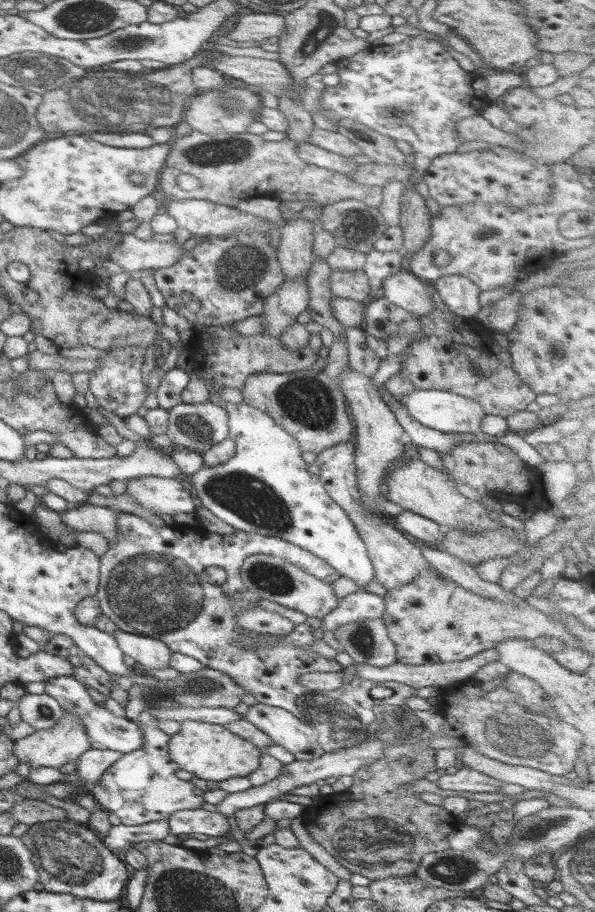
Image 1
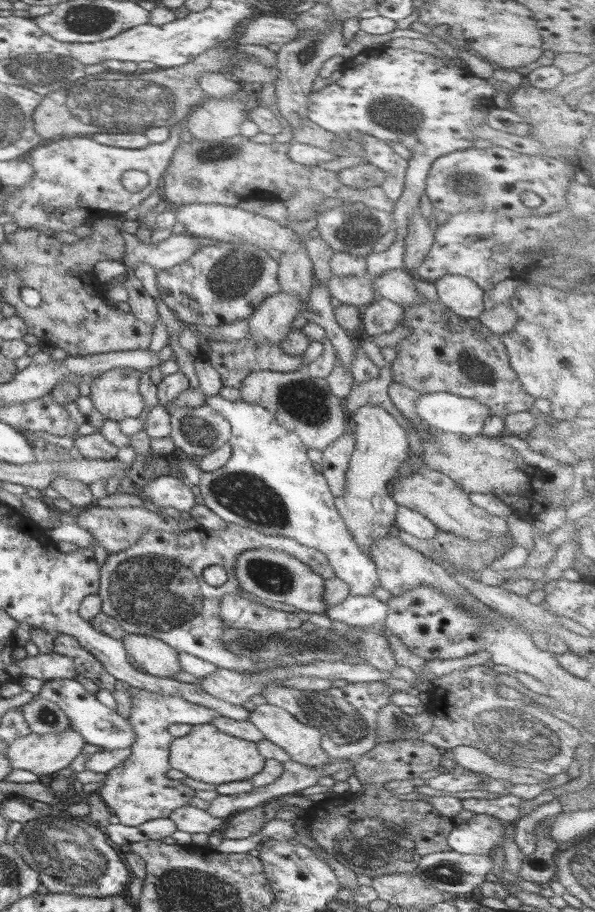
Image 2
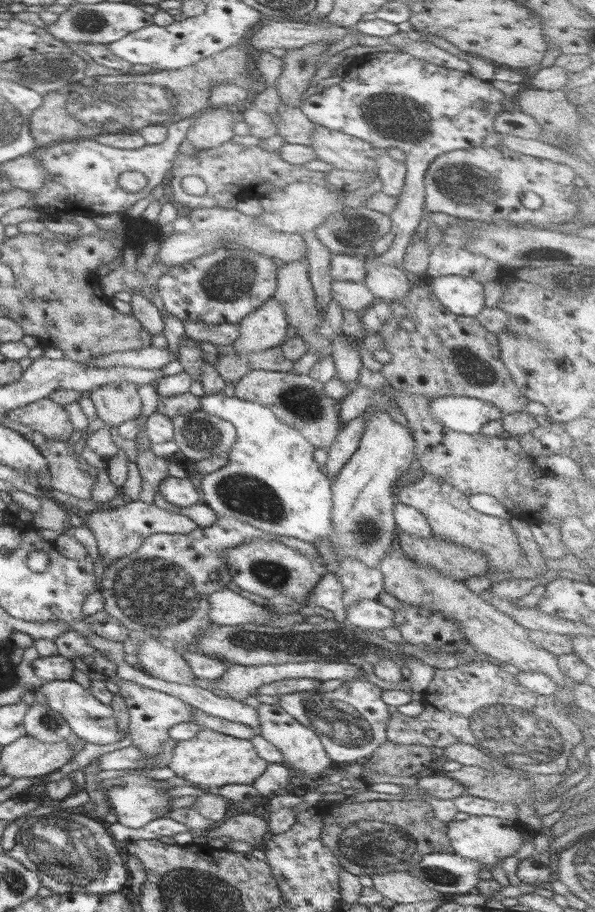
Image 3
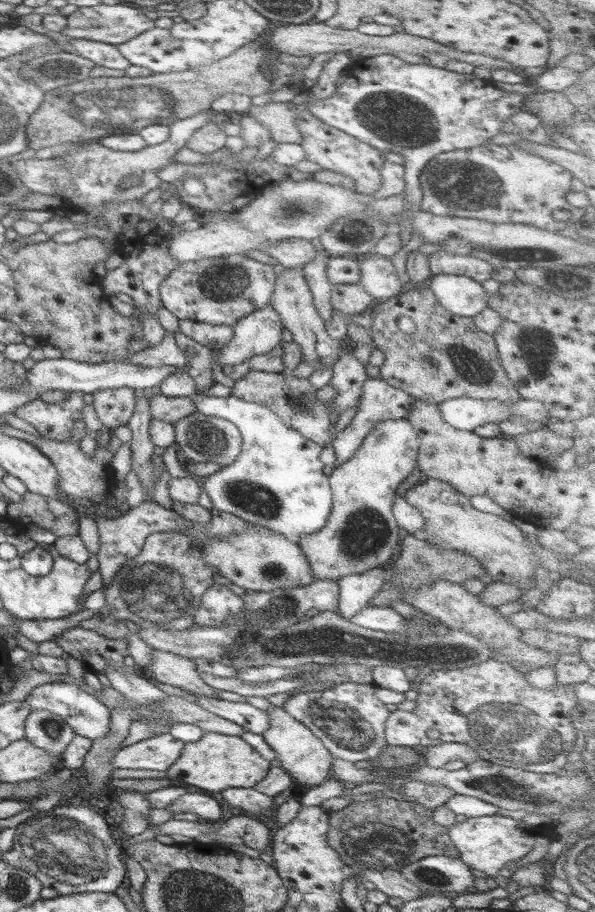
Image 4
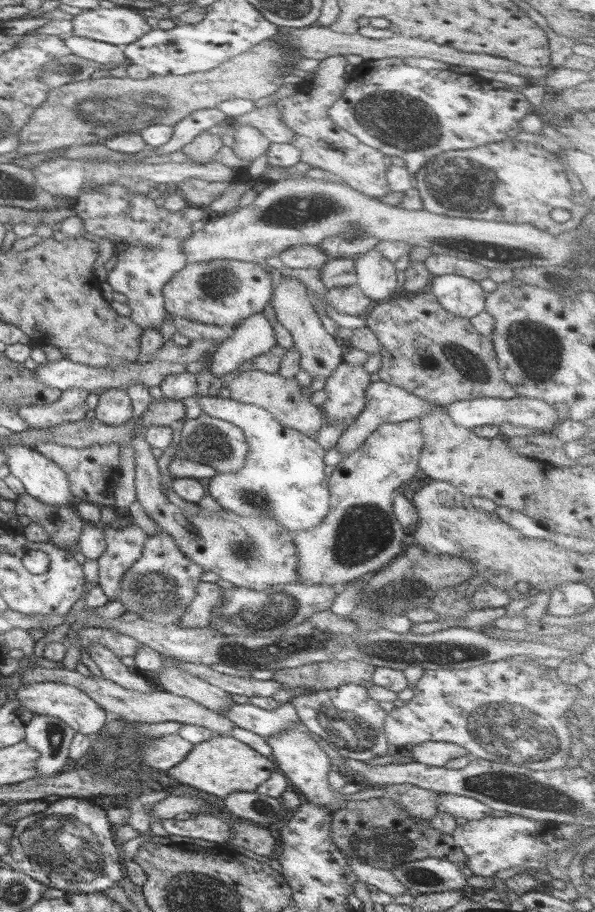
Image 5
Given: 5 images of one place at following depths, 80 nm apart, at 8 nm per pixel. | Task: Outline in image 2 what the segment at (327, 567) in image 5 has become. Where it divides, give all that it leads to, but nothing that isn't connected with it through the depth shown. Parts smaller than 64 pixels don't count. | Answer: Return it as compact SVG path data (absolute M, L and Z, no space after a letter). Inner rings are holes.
M363 404L348 420L355 430L355 448L345 473L346 493L333 498L333 504L356 545L370 558L368 548L375 539L389 533L389 527L394 522L398 505L389 495L389 485L396 477L395 472L401 462L408 456L409 446L403 428L381 406Z

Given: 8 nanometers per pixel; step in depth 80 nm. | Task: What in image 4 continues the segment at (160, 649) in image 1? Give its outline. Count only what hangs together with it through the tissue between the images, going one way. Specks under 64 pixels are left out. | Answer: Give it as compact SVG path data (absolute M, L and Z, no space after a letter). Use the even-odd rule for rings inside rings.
M153 649L151 660L144 671L148 676L163 684L183 689L191 694L219 699L216 696L217 691L200 679L197 667L188 658Z

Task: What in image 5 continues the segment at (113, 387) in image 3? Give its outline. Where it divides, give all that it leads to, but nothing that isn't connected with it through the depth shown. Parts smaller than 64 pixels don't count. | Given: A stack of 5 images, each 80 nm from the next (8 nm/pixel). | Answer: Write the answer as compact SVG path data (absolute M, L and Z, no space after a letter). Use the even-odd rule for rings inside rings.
M105 389L92 398L95 418L106 426L117 427L128 422L132 416L131 400L125 391Z

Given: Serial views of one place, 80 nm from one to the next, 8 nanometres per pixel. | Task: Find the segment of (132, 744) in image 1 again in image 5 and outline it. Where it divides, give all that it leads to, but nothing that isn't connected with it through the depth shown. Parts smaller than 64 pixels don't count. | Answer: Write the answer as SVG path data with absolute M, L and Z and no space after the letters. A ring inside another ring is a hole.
M30 682L20 684L16 689L17 700L32 714L46 714L60 718L75 733L97 736L104 728L110 715L108 715L93 699L74 686L56 682Z

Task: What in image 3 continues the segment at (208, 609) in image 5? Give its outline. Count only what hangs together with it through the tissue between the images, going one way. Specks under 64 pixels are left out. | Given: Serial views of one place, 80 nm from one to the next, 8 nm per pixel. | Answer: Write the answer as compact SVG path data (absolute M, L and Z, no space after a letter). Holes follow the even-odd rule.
M227 587L211 592L209 595L210 609L207 618L219 626L245 625L253 628L257 625L271 624L277 628L288 628L292 624L301 624L304 618L299 613L278 616L270 621L272 612L245 599Z

